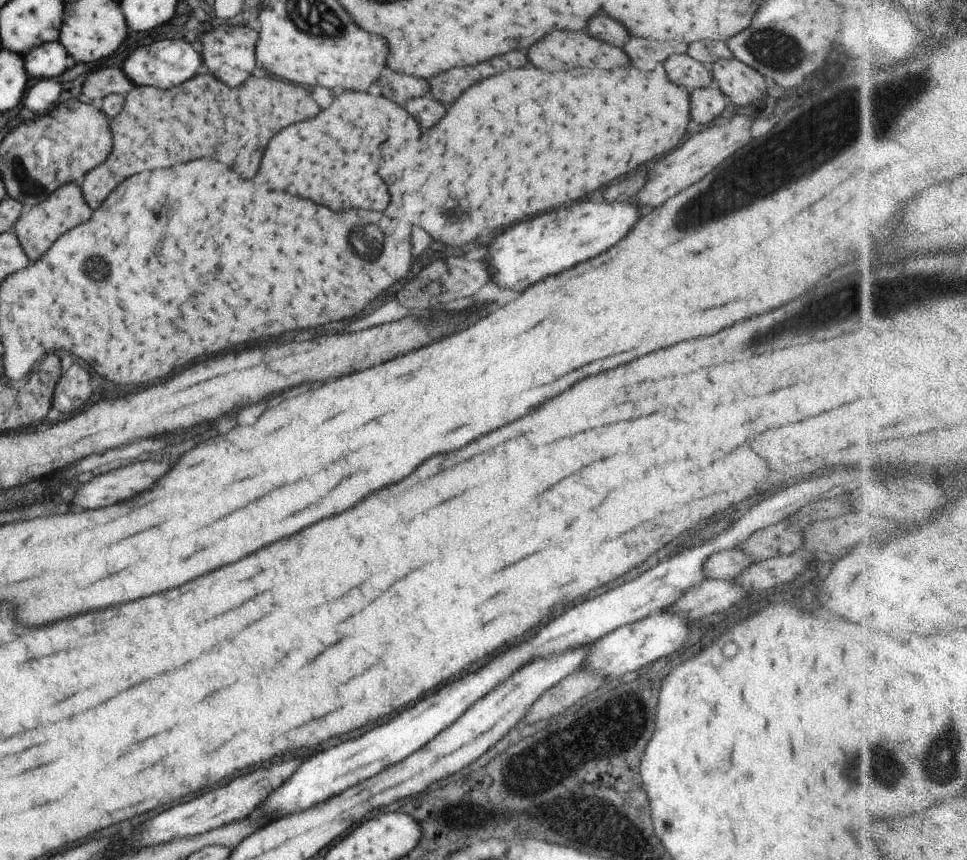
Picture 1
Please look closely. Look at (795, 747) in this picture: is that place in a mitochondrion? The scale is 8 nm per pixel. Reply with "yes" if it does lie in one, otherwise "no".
no

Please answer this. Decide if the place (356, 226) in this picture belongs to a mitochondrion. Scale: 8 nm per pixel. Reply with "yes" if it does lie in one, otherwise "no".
yes

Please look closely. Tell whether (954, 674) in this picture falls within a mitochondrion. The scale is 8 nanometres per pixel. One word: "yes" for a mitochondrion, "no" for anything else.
no

